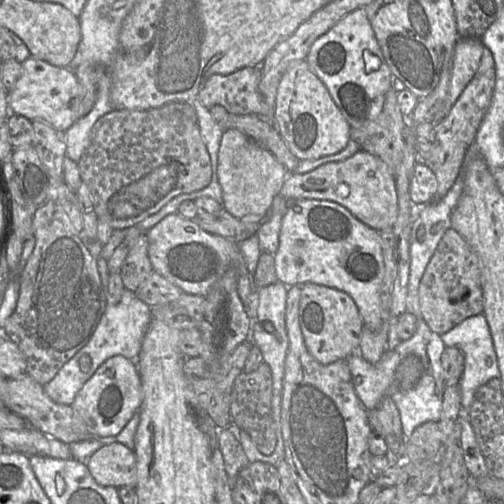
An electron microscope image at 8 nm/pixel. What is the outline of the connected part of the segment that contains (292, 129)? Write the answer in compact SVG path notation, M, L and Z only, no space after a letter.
M306 60L292 62L282 76L276 95L273 125L290 152L300 161L336 154L351 139L352 128Z

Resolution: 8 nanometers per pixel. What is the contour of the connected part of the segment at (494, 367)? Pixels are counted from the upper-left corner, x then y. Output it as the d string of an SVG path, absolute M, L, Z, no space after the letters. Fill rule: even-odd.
M484 314L471 316L446 333L440 335L446 346L457 347L464 355L464 370L459 382L464 410L469 411L477 389L493 378L500 378L497 355L489 325Z

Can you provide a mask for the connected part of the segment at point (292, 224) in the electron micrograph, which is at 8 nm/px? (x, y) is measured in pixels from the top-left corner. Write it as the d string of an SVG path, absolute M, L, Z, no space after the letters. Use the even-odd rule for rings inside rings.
M332 201L290 202L291 207L281 222L279 246L273 255L278 282L286 286L314 283L341 290L355 302L364 327L379 329L383 324L379 292L385 268L378 231Z

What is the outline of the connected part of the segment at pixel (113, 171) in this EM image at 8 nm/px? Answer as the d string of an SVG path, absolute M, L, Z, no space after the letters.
M168 103L144 111L113 110L94 124L89 145L77 162L83 183L90 191L98 220L113 229L126 229L157 213L170 200L206 188L212 179L211 159L192 105Z

